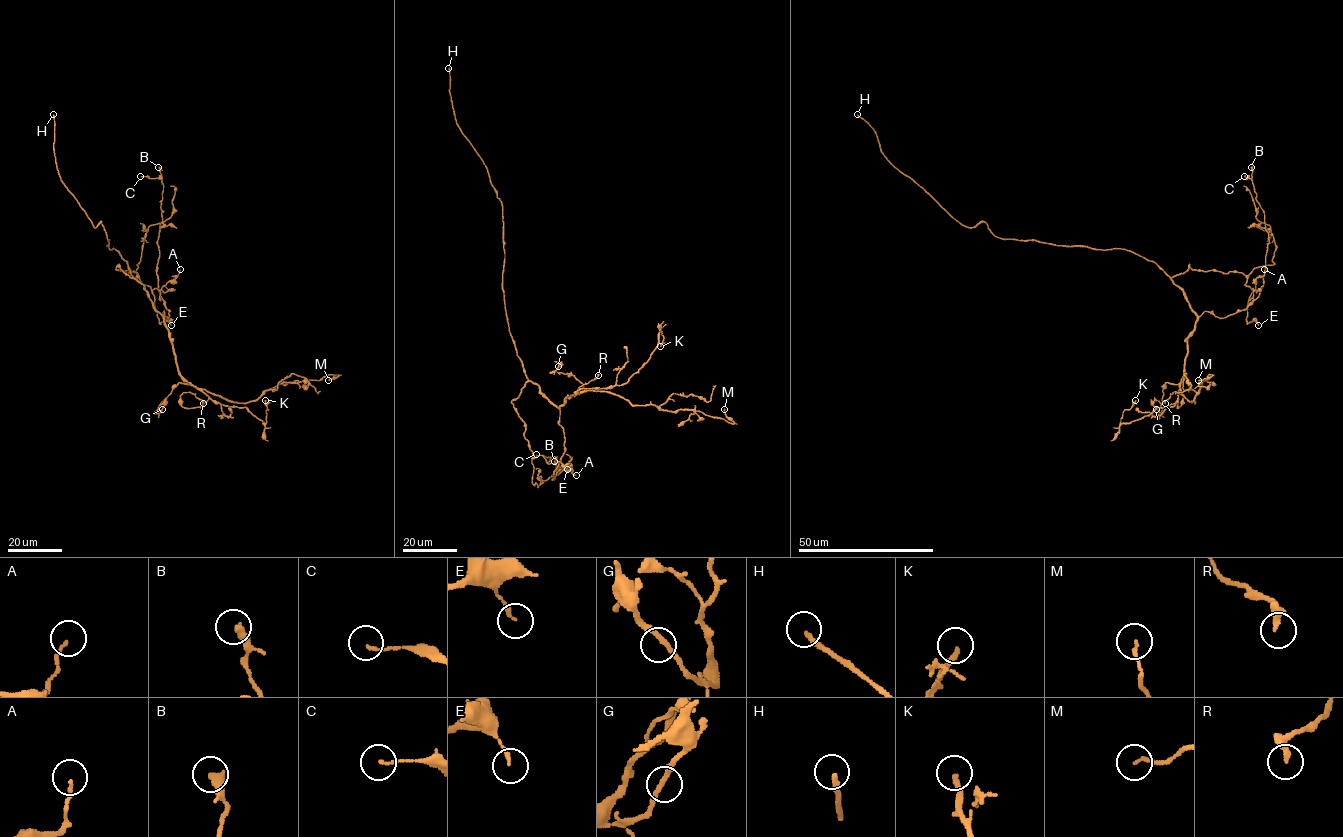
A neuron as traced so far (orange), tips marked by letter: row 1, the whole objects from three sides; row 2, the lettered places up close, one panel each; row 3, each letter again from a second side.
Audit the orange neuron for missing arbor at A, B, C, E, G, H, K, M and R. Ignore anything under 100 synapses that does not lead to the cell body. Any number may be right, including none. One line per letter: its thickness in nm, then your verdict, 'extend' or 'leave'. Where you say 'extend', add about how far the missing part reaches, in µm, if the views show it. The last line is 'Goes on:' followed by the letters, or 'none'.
A: 120 nm thick; leave
B: 280 nm thick; leave
C: 90 nm thick; leave
E: 130 nm thick; leave
G: 200 nm thick; leave
H: 200 nm thick; extend; about 40 µm are missing
K: 220 nm thick; leave
M: 140 nm thick; leave
R: 320 nm thick; leave
Goes on: H

